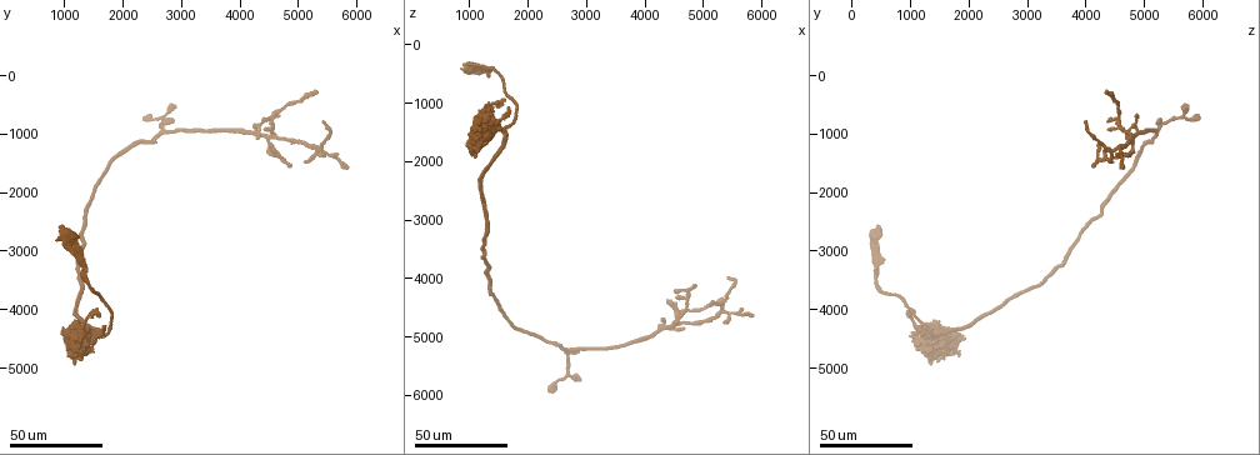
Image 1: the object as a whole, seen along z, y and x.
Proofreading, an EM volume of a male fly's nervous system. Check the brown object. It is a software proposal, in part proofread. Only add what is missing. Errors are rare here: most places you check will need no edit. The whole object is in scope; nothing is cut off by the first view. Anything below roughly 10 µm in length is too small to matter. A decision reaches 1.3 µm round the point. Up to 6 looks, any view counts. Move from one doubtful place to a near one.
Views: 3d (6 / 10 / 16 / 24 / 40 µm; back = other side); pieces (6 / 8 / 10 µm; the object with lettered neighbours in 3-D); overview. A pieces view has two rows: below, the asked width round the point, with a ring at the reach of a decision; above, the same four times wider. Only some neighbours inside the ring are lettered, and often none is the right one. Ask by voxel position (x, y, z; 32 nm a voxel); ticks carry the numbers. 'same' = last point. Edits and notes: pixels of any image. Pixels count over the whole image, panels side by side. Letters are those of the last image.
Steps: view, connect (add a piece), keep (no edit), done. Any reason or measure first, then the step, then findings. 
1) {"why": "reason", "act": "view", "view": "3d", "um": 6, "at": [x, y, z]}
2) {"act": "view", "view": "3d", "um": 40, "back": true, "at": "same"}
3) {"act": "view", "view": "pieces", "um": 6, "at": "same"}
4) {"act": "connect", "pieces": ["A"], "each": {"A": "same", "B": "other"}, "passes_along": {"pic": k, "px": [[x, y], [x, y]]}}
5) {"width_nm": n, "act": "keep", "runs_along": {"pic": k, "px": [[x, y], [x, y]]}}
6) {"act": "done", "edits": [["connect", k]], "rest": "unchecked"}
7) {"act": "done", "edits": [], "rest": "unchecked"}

{"why": "an open end", "act": "view", "view": "3d", "um": 40, "at": [1450, 4750, 1300]}

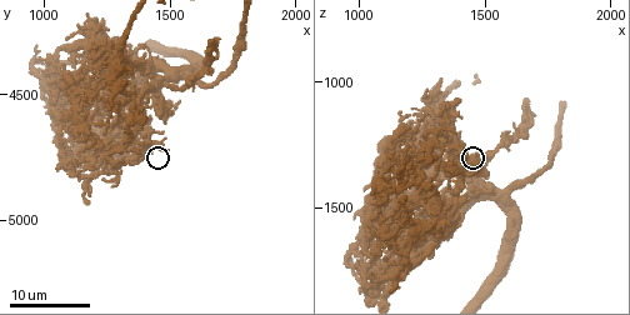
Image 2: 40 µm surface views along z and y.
{"why": "what lies round it", "act": "view", "view": "pieces", "um": 6, "at": [1500, 4730, 1310]}

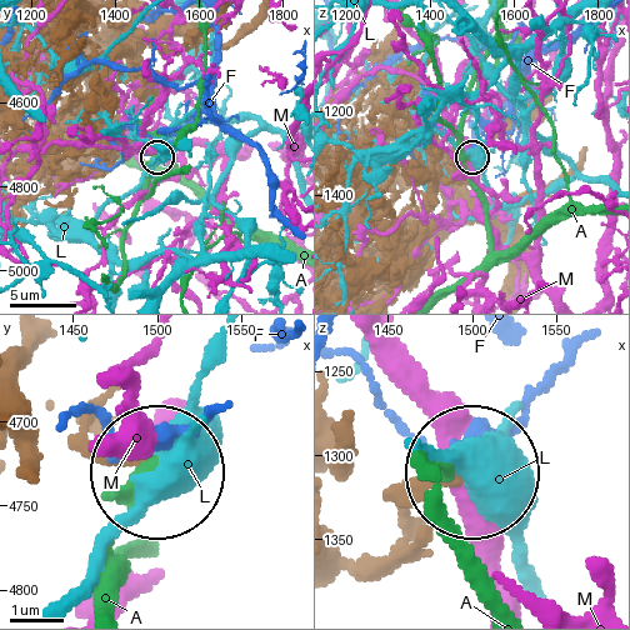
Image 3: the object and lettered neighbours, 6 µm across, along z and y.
{"act": "keep", "each": {"A": "other", "F": "other", "L": "other", "M": "other"}, "runs_along": {"pic": 3, "px": [[375, 556], [415, 498], [464, 480]]}, "found": "no lettered piece goes on from it"}

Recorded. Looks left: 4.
{"why": "free end", "act": "view", "view": "3d", "um": 24, "at": [1200, 4800, 1270]}

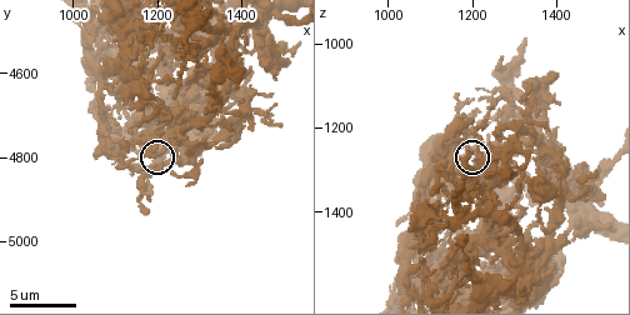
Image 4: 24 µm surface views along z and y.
{"act": "view", "view": "pieces", "um": 8, "at": [1200, 4800, 1265]}

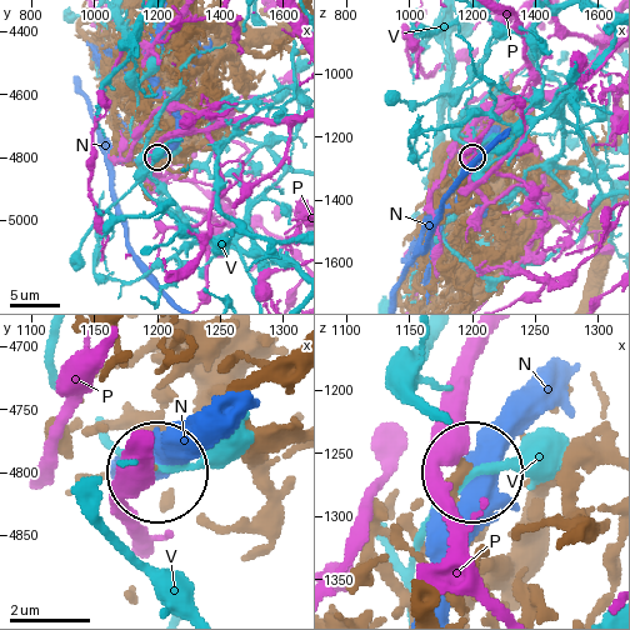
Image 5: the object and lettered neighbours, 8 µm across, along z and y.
{"act": "keep", "each": {"N": "other", "P": "other", "V": "other"}, "found": "none of them fits"}

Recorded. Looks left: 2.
{"why": "branch stops here", "act": "view", "view": "3d", "um": 10, "at": [1185, 4890, 1460]}

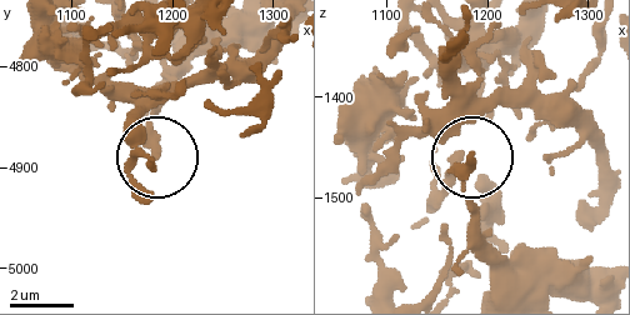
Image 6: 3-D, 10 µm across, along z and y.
{"why": "what lies round it", "act": "view", "view": "pieces", "um": 10, "at": [1184, 4886, 1464]}

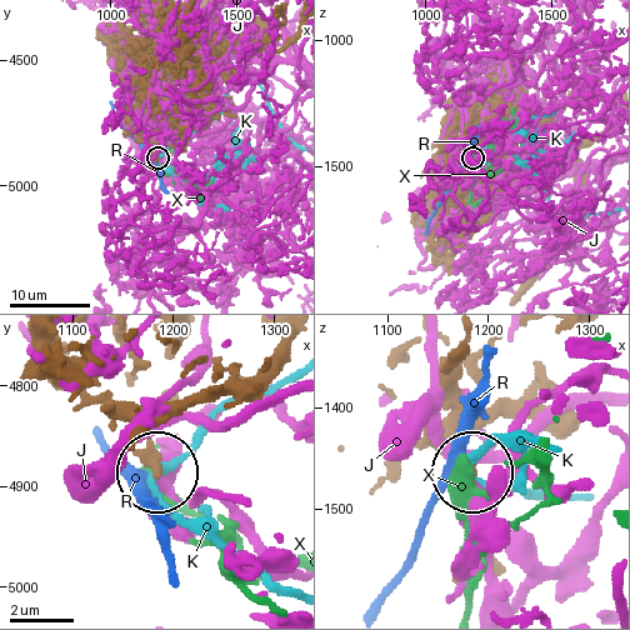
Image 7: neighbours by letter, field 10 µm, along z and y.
{"width_nm": 310, "act": "keep", "each": {"J": "other", "K": "other", "R": "other", "X": "other"}, "found": "none of them fits"}

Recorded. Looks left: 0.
{"act": "done", "edits": [], "rest": "unchecked"}

